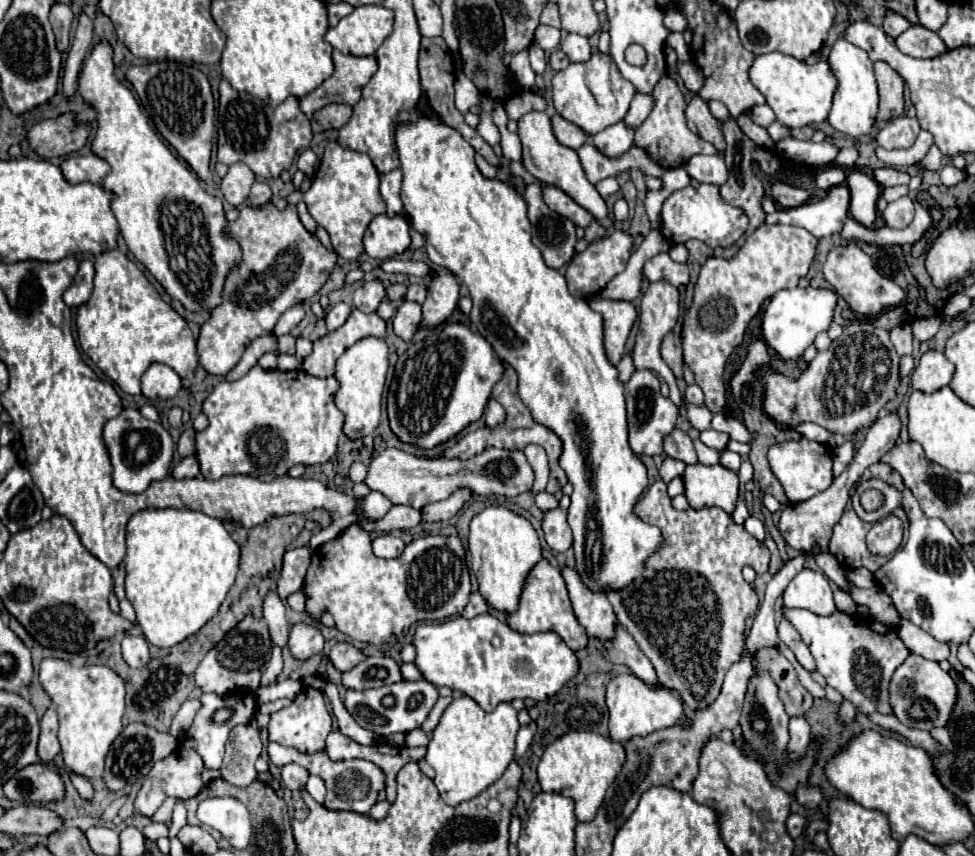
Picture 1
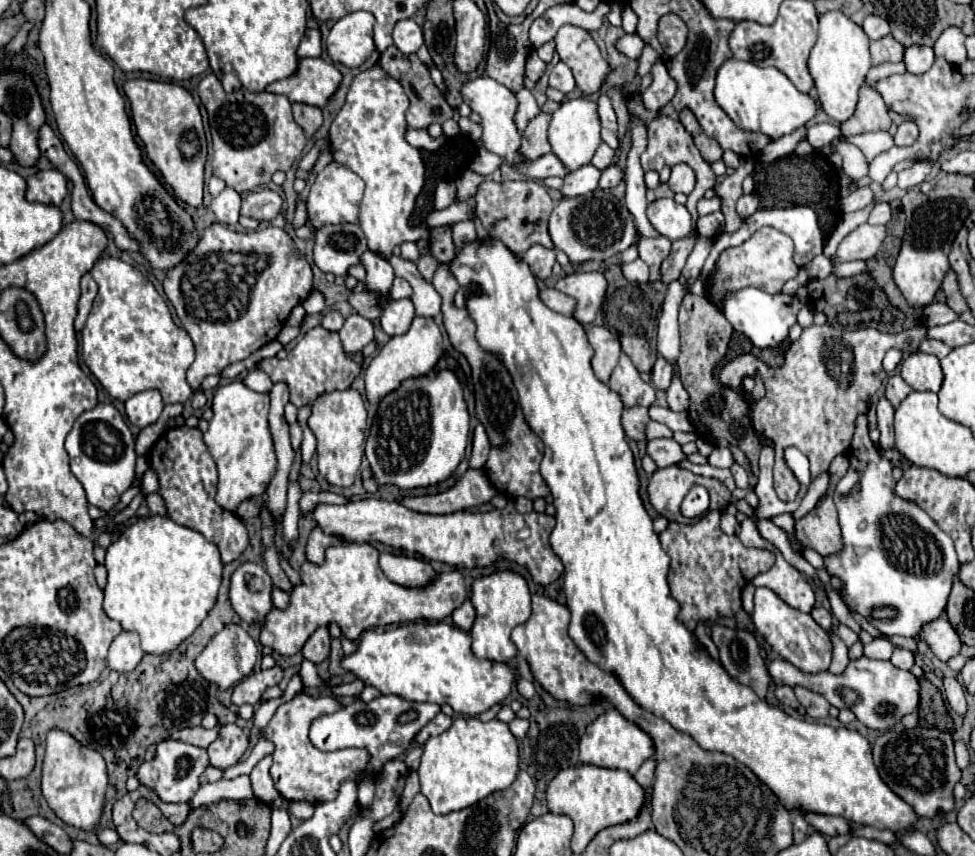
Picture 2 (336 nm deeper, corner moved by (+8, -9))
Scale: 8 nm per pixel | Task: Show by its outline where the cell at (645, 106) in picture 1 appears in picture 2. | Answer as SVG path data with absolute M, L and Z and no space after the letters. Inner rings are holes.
M601 142L595 156L593 156L593 160L591 160L591 164L597 166L599 170L605 170L613 162L613 158L615 158L615 150L611 150L605 142Z

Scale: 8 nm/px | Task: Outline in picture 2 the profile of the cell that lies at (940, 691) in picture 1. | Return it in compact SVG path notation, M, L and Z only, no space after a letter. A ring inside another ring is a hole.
M777 658L767 664L767 672L771 680L777 686L805 686L807 690L813 690L821 694L831 706L843 710L849 708L861 720L865 726L885 732L893 728L905 714L917 712L919 706L919 682L917 678L901 668L895 668L891 662L883 660L871 660L871 658L857 658L849 660L843 674L831 674L831 672L817 672L817 674L805 674L799 668L795 668L791 662Z

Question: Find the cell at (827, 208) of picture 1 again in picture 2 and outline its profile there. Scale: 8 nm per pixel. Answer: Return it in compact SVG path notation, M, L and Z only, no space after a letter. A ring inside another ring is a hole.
M793 206L793 208L783 208L783 210L781 210L781 208L757 210L755 214L751 214L749 218L743 220L743 224L741 224L741 228L739 228L737 232L733 232L733 234L721 232L721 234L717 236L717 240L715 240L715 244L713 244L713 250L711 250L711 254L709 254L709 258L707 258L705 266L703 266L703 276L709 278L709 276L715 272L717 260L719 260L719 256L721 256L723 250L743 244L753 232L757 232L757 230L763 228L763 226L773 226L773 228L777 228L779 232L787 234L787 236L795 242L795 262L797 262L799 268L805 266L805 264L809 264L817 254L821 254L821 248L823 248L823 240L825 240L825 236L823 236L823 232L821 232L821 228L819 228L817 214L815 214L809 206Z

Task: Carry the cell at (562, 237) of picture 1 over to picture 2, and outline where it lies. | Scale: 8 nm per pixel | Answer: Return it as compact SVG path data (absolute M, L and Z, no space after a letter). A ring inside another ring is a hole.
M531 246L523 260L529 264L531 272L539 278L539 280L547 280L551 276L551 268L555 264L555 250L547 250L543 246Z

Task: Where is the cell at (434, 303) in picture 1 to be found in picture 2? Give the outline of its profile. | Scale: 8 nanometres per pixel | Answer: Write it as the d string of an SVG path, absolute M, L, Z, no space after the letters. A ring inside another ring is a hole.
M415 318L411 328L401 334L393 336L379 354L371 360L365 372L365 396L371 404L377 404L385 394L397 390L405 378L419 378L421 374L429 374L437 360L441 358L441 330L431 318Z

